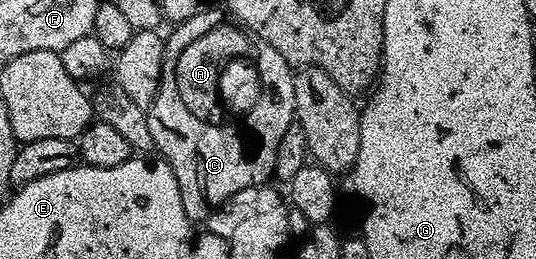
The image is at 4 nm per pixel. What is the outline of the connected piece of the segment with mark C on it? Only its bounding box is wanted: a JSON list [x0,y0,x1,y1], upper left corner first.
[147,43,297,224]

